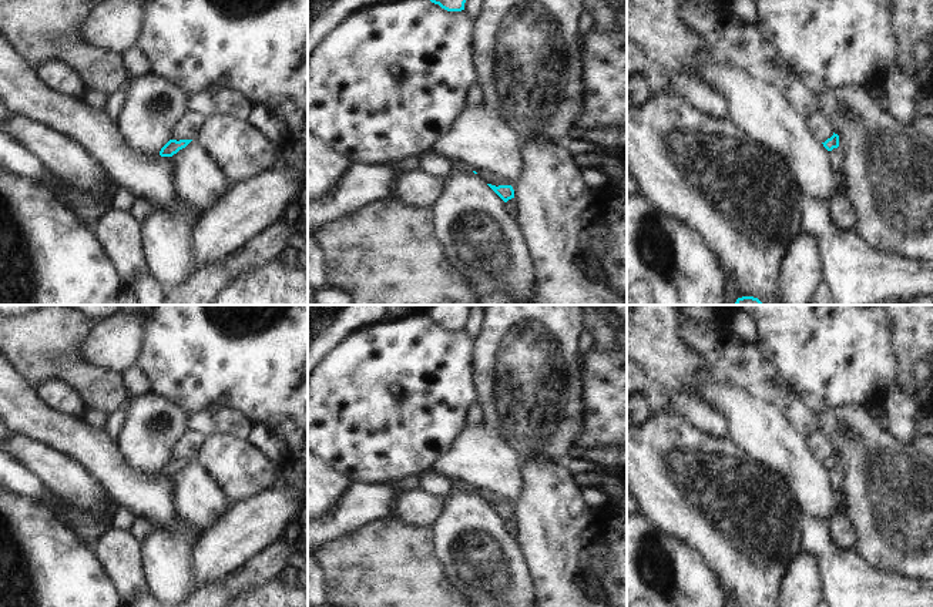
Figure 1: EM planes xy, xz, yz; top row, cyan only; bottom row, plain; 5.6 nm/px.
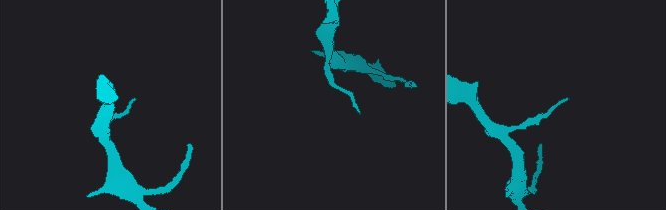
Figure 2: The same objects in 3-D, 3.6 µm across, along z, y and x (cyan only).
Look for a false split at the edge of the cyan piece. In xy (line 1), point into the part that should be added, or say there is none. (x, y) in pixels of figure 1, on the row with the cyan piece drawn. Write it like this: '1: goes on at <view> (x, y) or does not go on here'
1: does not go on here

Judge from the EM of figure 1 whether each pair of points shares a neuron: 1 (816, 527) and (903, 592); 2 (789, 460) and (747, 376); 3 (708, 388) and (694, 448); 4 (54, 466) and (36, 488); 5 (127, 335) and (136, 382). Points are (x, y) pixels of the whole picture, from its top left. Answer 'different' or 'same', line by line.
1: same
2: different
3: different
4: different
5: different

